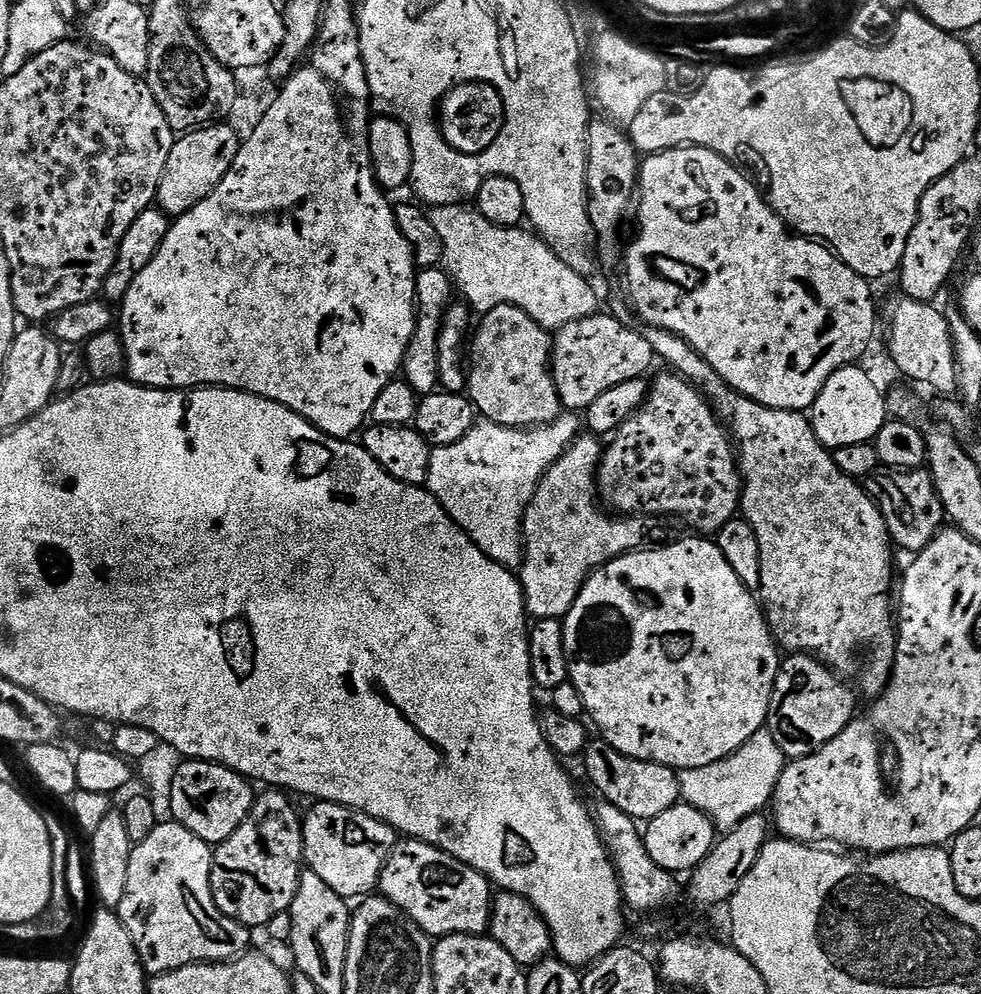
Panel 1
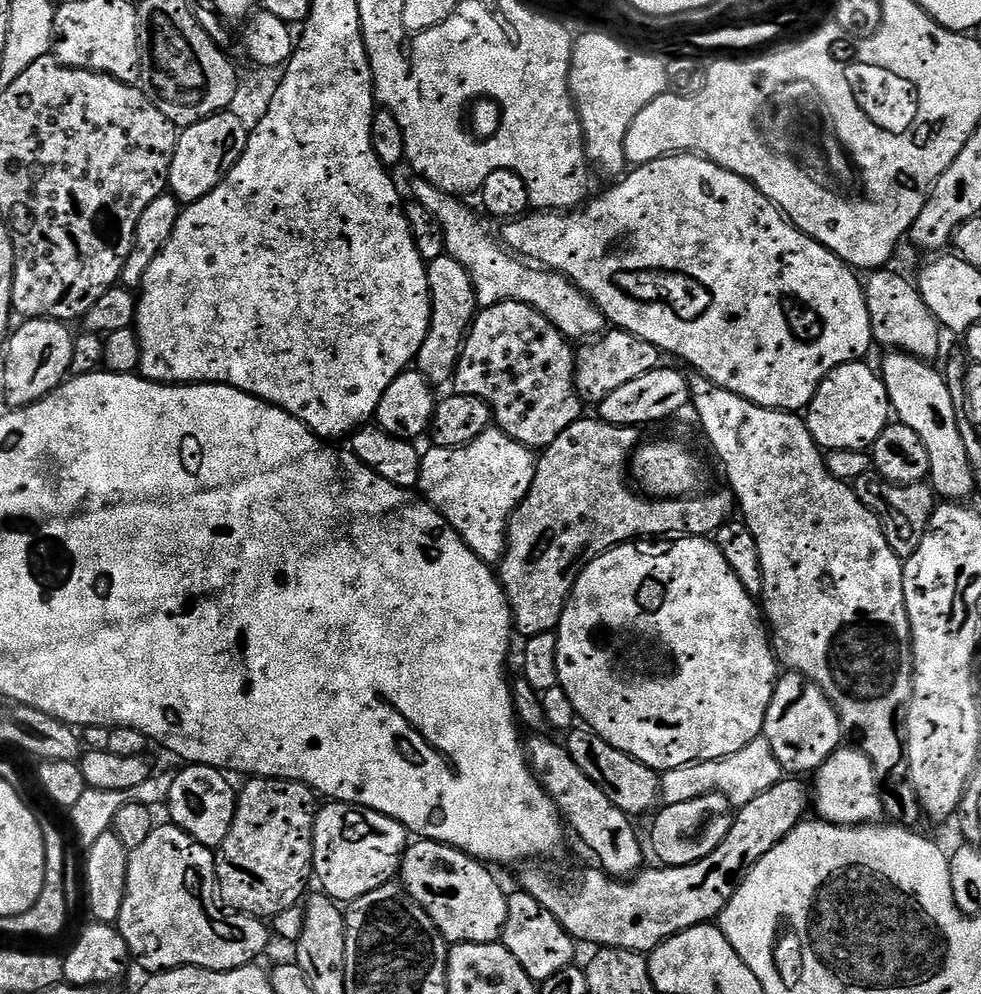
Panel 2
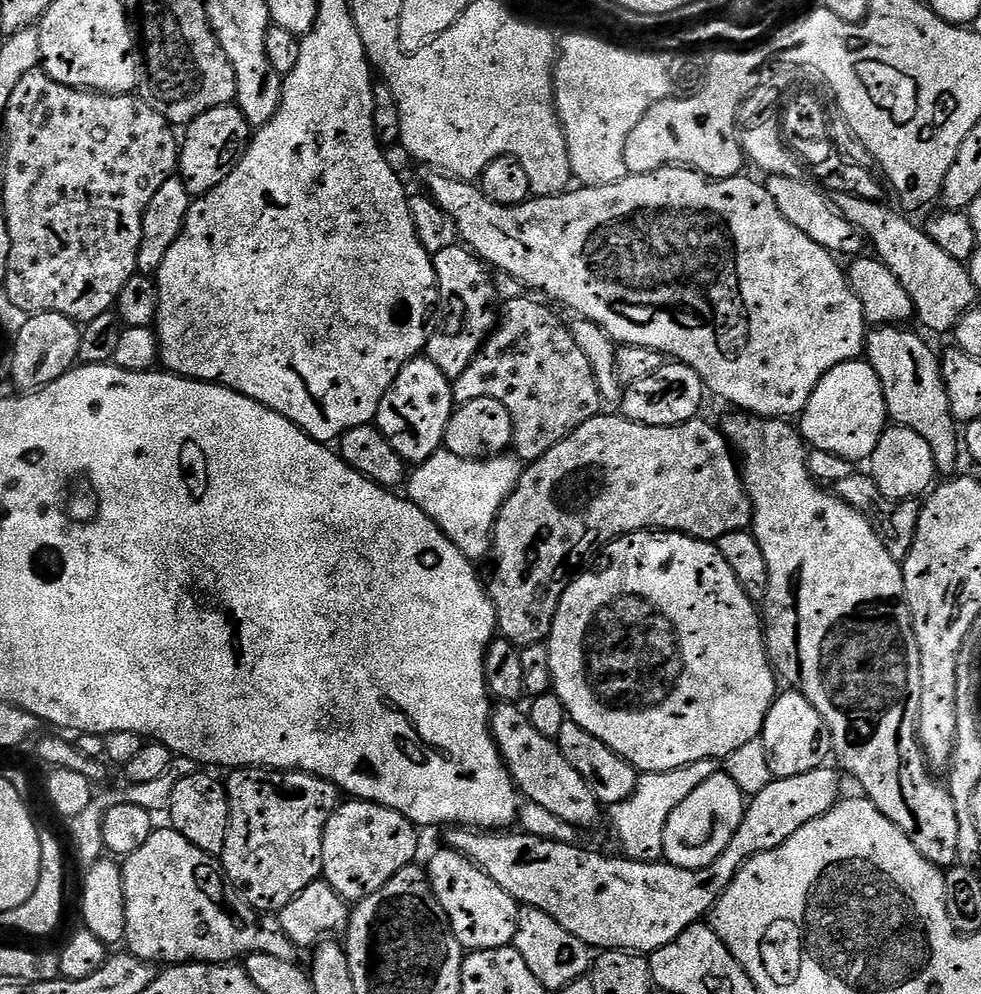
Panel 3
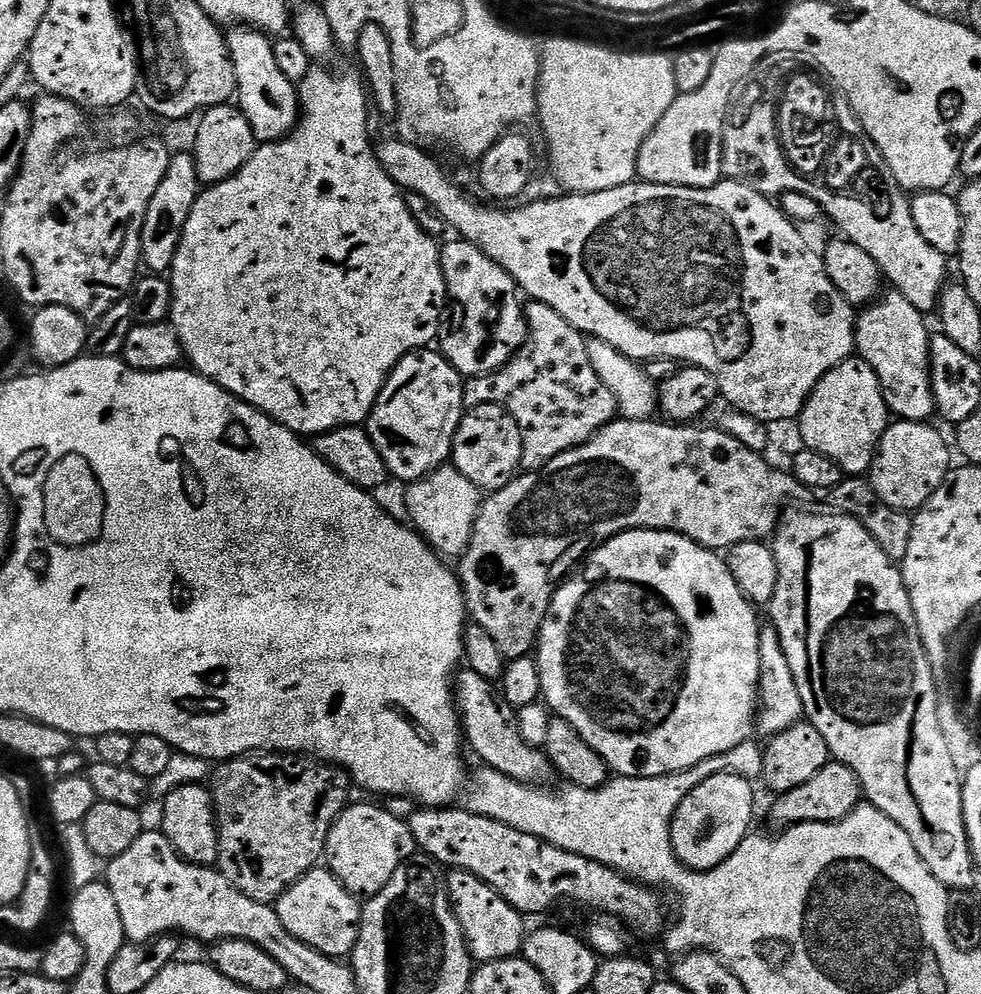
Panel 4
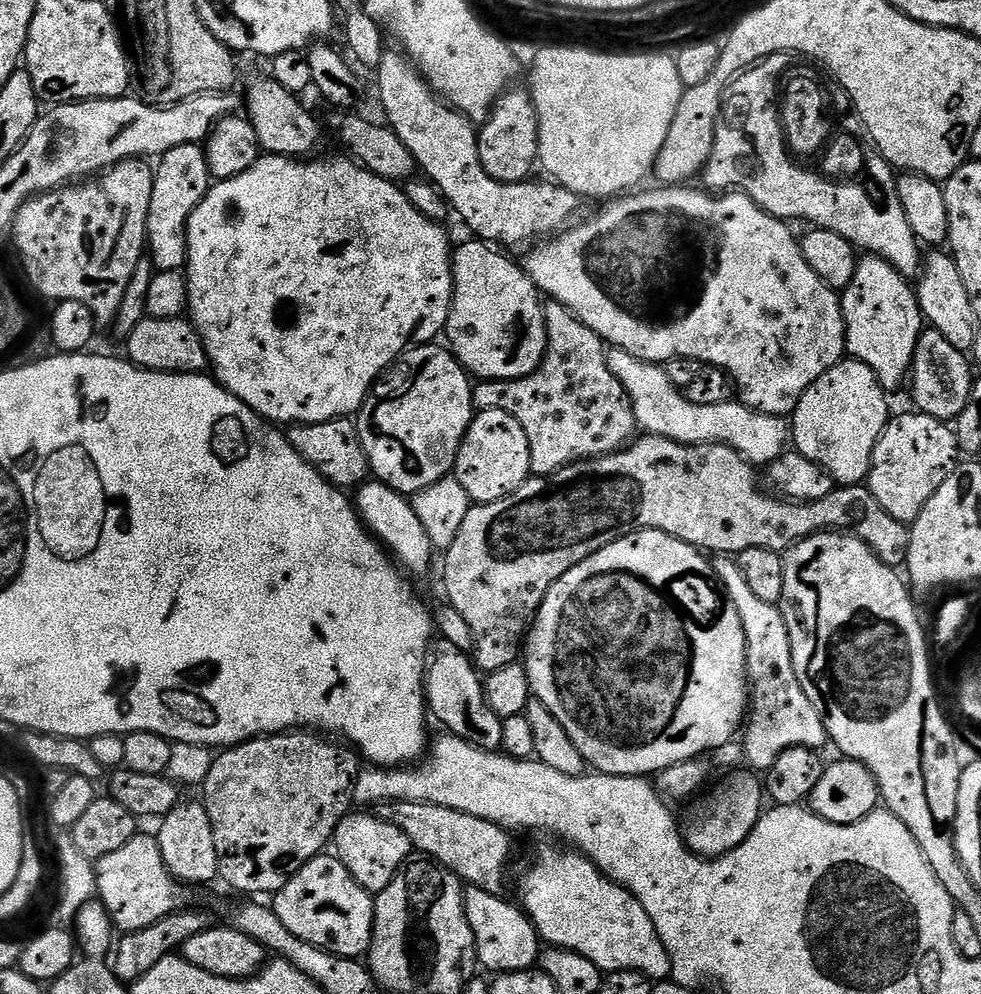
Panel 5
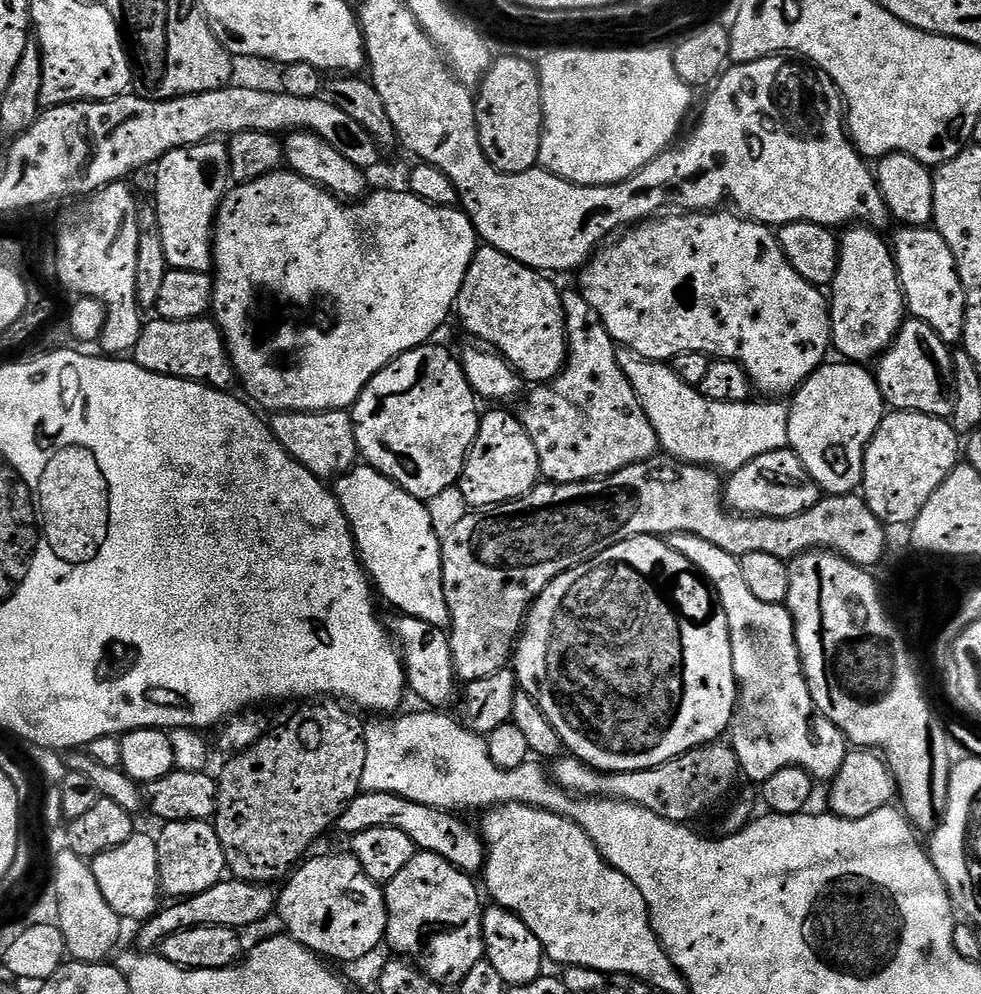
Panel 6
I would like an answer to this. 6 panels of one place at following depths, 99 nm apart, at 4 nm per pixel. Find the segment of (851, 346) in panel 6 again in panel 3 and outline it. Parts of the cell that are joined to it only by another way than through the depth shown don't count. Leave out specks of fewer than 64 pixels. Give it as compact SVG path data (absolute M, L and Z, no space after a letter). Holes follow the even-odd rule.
M876 326L866 336L866 359L868 365L876 371L882 382L884 401L888 407L889 417L901 428L913 428L934 450L936 471L940 474L952 474L957 471L956 463L962 460L962 436L958 431L958 421L952 417L950 398L946 394L944 376L940 372L941 357L919 336L911 332L908 326Z

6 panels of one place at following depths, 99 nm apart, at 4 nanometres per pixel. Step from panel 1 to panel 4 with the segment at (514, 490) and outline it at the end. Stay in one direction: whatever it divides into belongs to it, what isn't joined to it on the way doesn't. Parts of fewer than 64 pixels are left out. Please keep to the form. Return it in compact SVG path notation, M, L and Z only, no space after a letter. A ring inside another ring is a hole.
M451 466L439 468L429 476L413 480L404 492L404 508L408 511L407 519L411 527L424 537L441 557L459 558L470 546L470 538L474 534L474 522L480 513L482 492L470 482L470 478L462 478L462 474Z

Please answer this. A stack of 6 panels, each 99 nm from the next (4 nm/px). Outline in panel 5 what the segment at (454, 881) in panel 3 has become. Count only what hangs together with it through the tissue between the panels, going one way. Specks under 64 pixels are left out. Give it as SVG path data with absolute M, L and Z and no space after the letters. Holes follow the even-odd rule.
M465 887L464 909L474 930L476 958L481 969L489 968L492 974L527 972L539 961L542 941L524 909L515 903L507 904L504 896L495 896L481 888Z

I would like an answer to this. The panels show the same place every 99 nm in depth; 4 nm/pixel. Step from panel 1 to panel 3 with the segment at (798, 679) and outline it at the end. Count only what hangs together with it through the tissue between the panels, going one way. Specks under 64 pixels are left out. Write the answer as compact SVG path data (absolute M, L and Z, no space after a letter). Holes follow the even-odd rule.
M795 690L781 691L772 701L766 714L762 733L762 746L766 750L766 762L777 780L794 778L794 774L806 774L815 768L825 767L827 756L833 755L832 735L818 710Z

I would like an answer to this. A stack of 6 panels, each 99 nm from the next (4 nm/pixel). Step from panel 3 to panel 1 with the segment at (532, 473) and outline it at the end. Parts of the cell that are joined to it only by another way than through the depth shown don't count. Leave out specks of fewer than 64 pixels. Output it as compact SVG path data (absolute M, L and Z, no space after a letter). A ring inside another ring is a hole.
M591 434L577 436L575 442L564 451L564 456L558 458L558 462L550 466L550 470L546 470L546 474L540 479L540 485L536 488L534 498L524 510L524 562L518 569L518 579L524 590L524 601L528 606L529 617L536 620L563 621L574 606L582 586L603 564L631 552L669 543L667 519L647 514L626 516L606 510L598 495L601 455L602 444L597 437Z

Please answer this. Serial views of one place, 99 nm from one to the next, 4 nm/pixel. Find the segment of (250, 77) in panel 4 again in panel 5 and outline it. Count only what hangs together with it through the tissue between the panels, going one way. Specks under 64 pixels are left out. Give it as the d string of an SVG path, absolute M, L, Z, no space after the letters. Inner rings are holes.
M271 78L256 80L248 88L246 96L246 119L254 126L254 134L258 134L261 149L269 156L291 156L293 158L308 158L320 144L320 124L300 105L301 97L297 93L283 88L279 82Z

